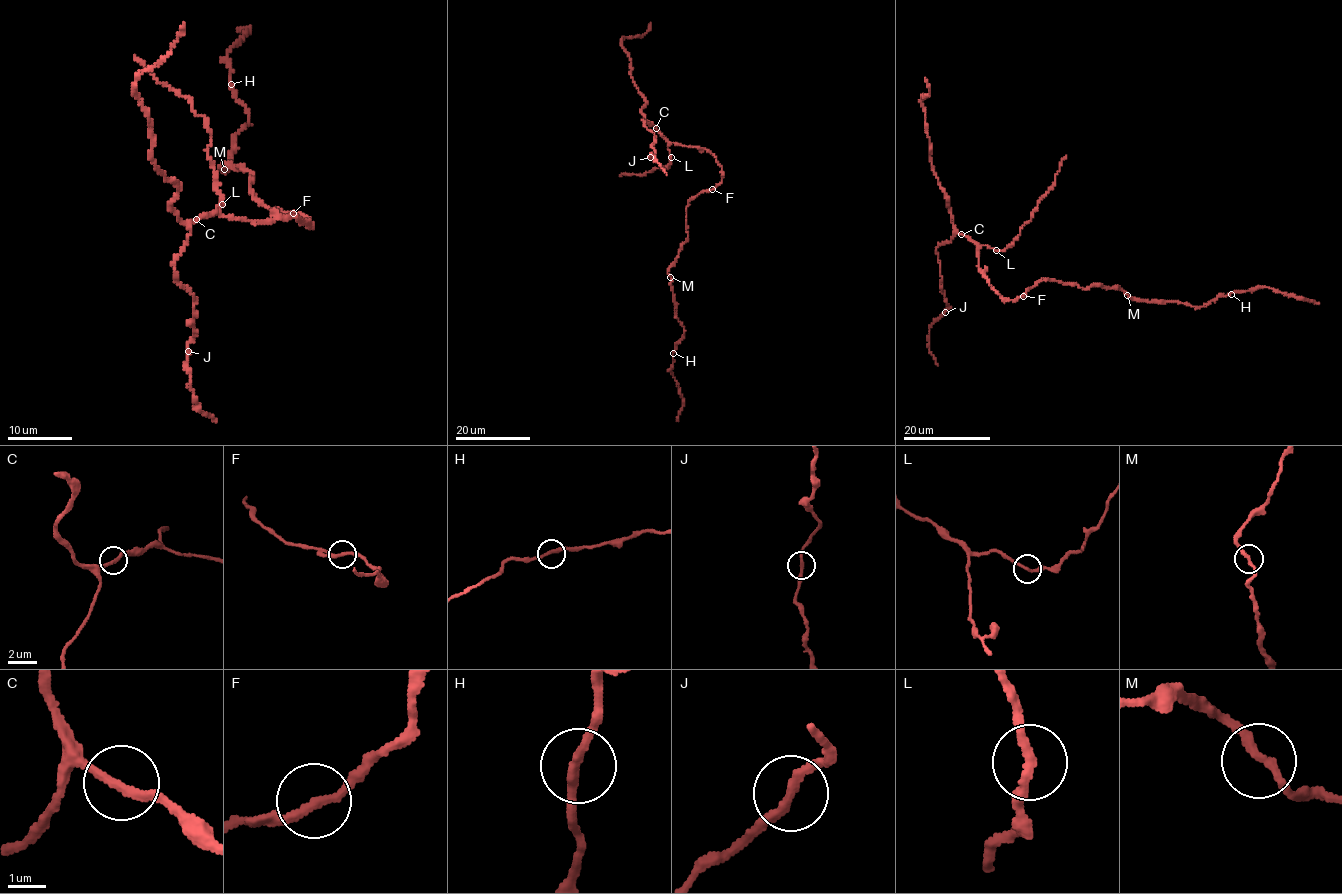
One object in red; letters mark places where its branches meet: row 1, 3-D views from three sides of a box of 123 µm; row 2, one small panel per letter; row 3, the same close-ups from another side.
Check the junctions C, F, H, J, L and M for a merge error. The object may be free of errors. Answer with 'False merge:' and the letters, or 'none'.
False merge: none

